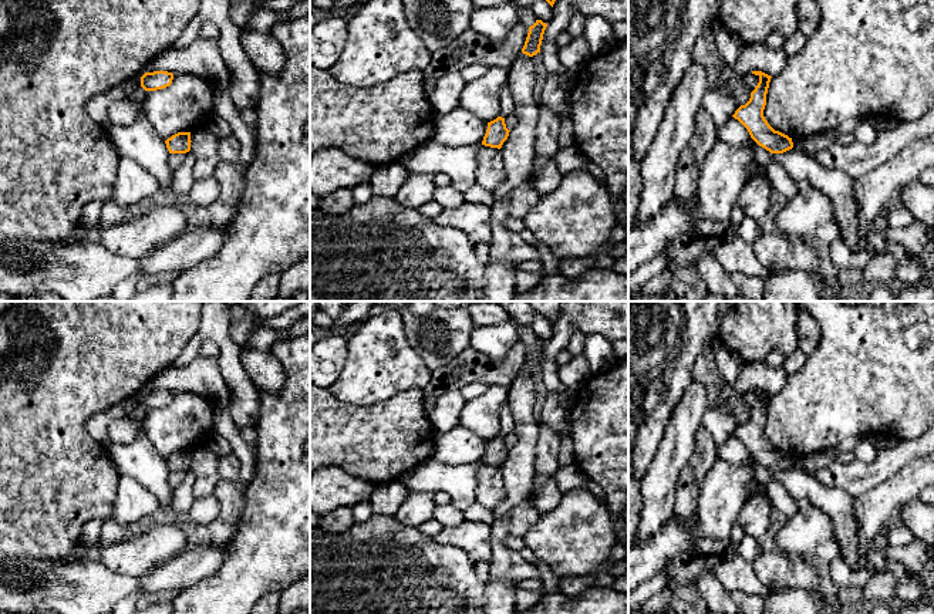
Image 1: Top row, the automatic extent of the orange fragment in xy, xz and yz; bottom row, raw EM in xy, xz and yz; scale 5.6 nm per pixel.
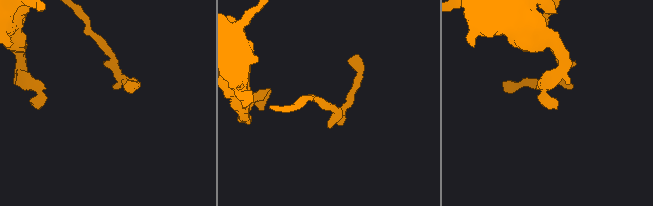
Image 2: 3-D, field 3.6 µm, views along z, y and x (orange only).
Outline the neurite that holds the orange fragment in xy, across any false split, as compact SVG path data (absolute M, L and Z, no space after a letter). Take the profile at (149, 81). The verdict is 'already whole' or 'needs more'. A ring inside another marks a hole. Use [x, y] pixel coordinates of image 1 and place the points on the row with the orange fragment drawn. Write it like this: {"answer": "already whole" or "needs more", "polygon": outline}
{"answer": "already whole", "polygon": "M154 71L154 72L145 72L141 77L141 87L145 91L156 91L166 88L172 84L173 74L168 71Z"}

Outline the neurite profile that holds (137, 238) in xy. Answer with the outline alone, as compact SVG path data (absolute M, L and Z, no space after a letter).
M172 203L112 225L100 225L92 239L112 254L142 260L190 227L182 206Z

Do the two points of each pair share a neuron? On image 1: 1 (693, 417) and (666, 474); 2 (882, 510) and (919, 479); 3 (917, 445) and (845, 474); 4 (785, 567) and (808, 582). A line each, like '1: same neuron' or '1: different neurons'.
1: same neuron
2: same neuron
3: same neuron
4: same neuron

